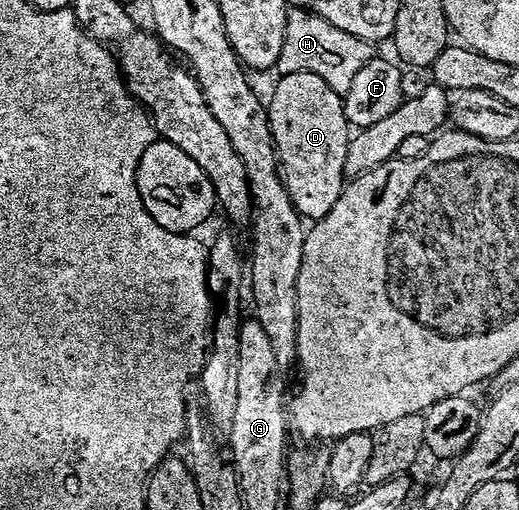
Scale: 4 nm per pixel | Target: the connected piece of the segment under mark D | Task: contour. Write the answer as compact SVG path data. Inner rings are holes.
M312 71L281 74L278 79L267 105L284 184L301 216L322 219L336 205L345 187L343 170L351 124L344 113L342 95Z

